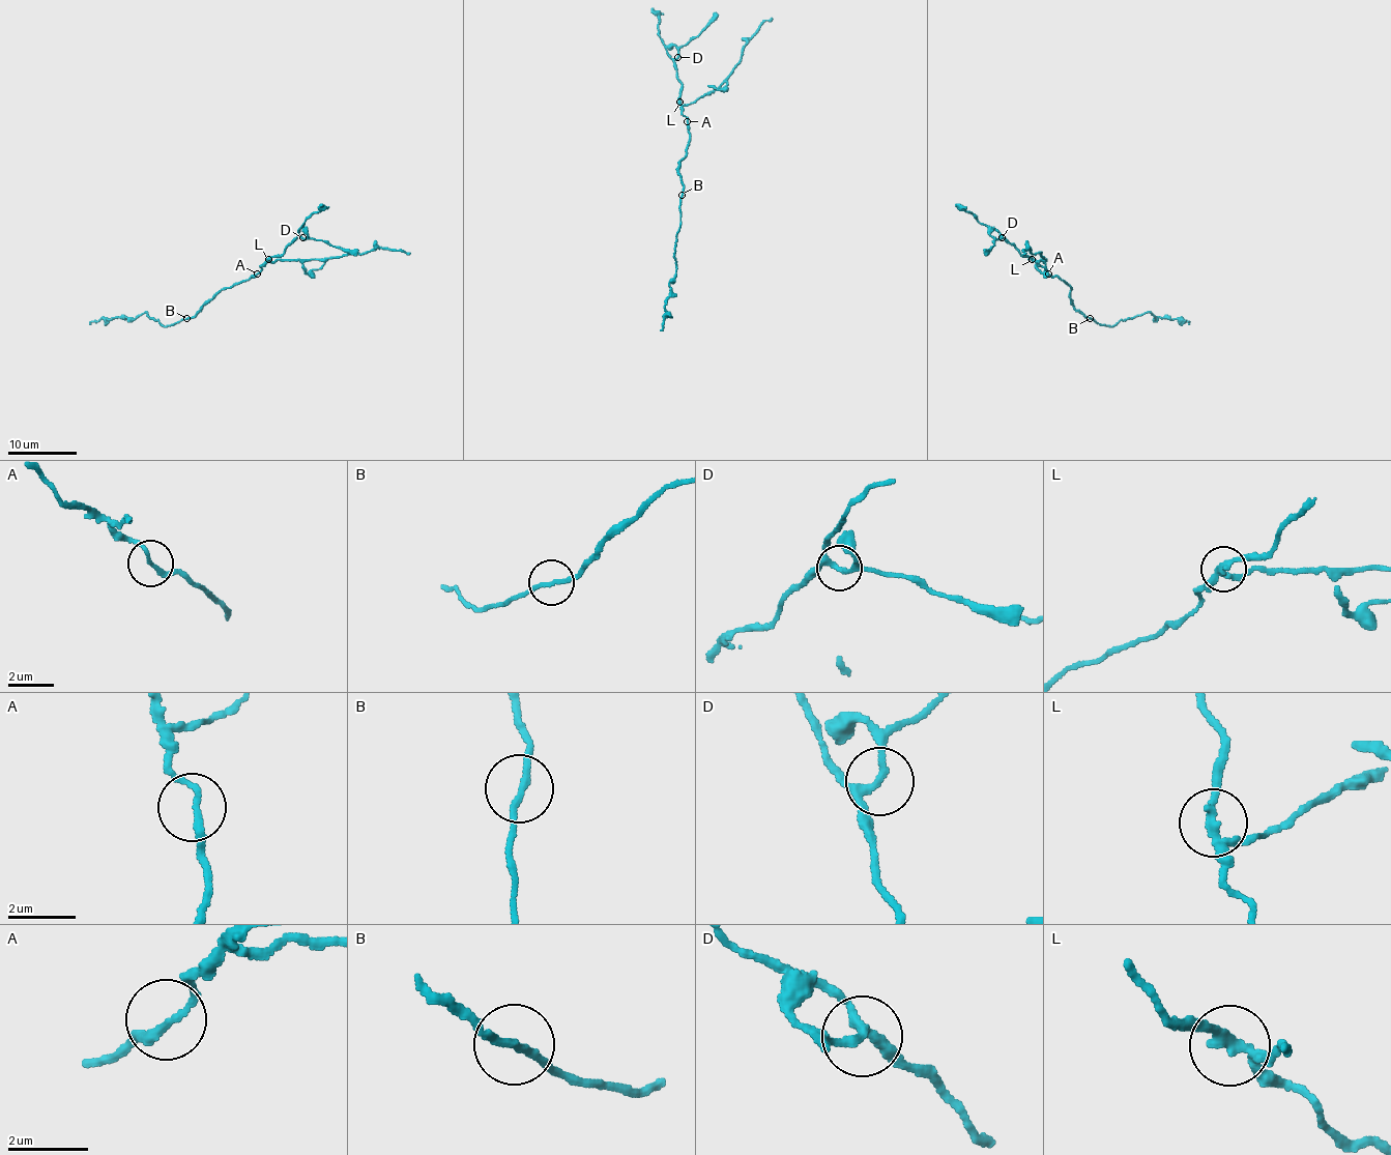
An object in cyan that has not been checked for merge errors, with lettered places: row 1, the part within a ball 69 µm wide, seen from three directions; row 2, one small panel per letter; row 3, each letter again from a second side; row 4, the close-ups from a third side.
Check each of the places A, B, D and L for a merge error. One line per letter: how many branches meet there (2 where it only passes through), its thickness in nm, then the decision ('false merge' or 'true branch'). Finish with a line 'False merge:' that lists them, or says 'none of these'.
A: 2 | 180 nm | true branch
B: 2 | 180 nm | false merge
D: 3 | 180 nm | true branch
L: 3 | 200 nm | false merge
False merge: B, L

